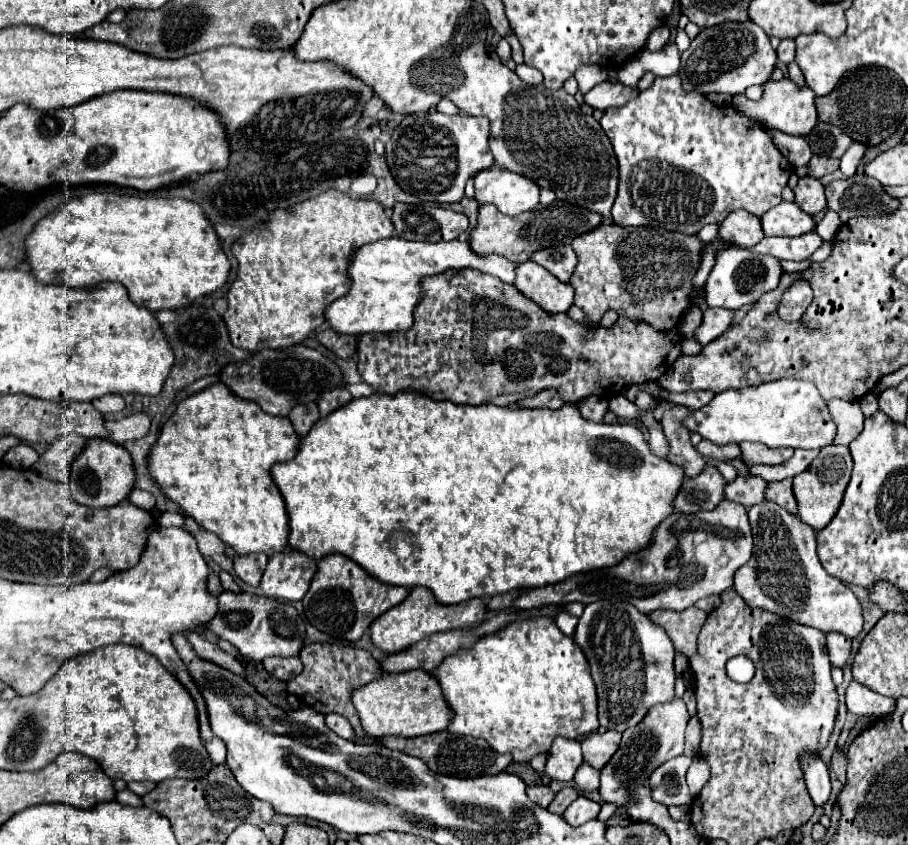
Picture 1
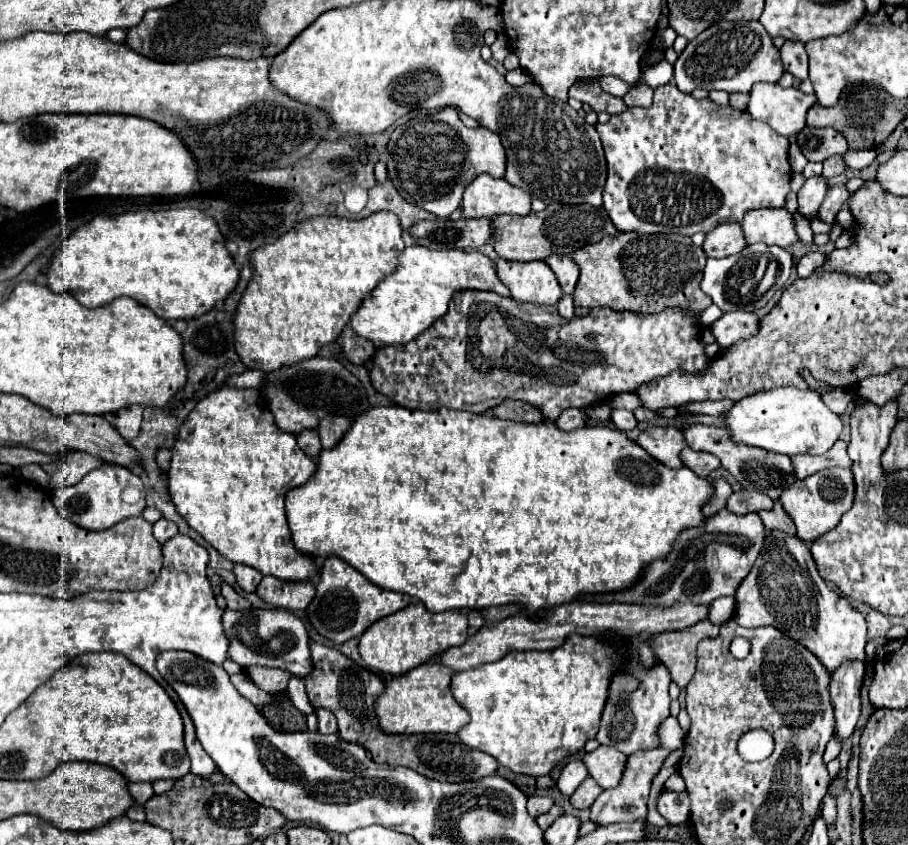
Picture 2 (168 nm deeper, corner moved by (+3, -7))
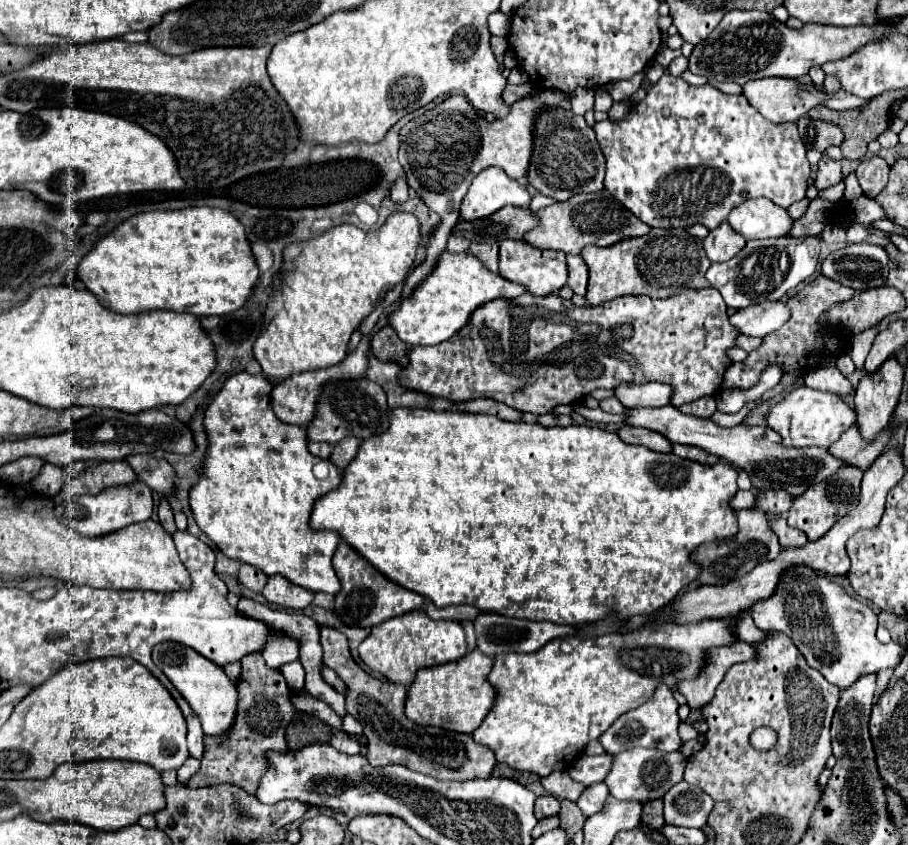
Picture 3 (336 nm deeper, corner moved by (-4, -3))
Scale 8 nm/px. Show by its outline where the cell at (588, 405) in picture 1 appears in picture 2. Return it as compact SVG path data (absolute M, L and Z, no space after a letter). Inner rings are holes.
M570 407L564 411L564 415L560 415L560 419L556 421L556 425L564 431L572 431L572 429L580 429L580 427L586 427L586 413L584 409L576 409L576 407Z

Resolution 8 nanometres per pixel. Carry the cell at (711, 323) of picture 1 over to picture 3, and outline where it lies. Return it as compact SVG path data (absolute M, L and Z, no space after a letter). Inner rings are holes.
M763 301L763 303L755 303L751 307L739 309L729 319L735 327L741 329L743 335L765 337L765 335L781 329L789 317L791 317L791 313L785 303Z

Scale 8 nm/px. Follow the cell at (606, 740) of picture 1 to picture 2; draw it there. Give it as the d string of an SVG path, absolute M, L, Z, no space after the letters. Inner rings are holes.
M600 745L592 753L586 753L582 761L588 767L588 773L592 775L592 779L596 779L596 783L602 789L612 789L620 781L620 775L626 763L626 755L616 751L614 747Z

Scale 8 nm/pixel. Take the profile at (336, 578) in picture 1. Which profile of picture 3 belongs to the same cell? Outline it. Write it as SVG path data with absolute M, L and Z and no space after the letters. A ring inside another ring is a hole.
M347 541L339 543L333 557L333 567L337 571L337 577L341 579L341 591L335 595L335 613L347 627L375 627L391 617L417 611L425 605L423 595L393 583L389 577L377 571L363 555L359 555Z

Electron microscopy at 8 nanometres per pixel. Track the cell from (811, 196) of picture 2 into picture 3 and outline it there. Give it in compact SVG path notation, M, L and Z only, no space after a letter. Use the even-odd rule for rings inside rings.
M823 155L819 161L819 171L817 171L817 179L815 179L817 189L827 189L827 187L839 183L841 179L843 179L841 161L835 161L835 159L829 159L827 155Z

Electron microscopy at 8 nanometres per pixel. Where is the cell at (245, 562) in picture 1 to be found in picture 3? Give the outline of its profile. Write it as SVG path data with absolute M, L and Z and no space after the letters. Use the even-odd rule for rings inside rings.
M241 563L241 569L237 573L237 579L243 587L255 591L255 593L261 593L261 589L265 587L267 583L267 575L263 575L263 571L259 571L257 567L251 567L247 563Z

